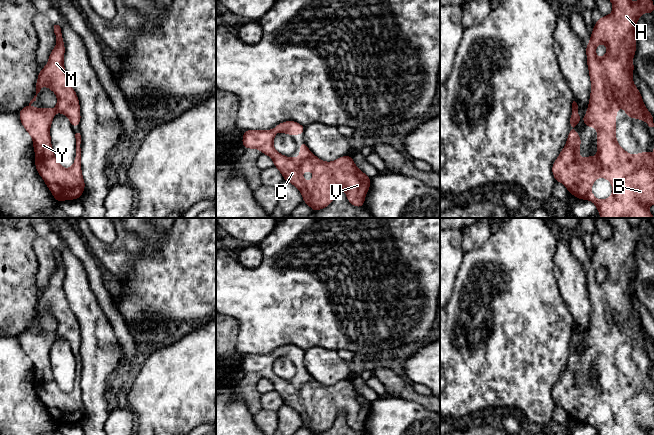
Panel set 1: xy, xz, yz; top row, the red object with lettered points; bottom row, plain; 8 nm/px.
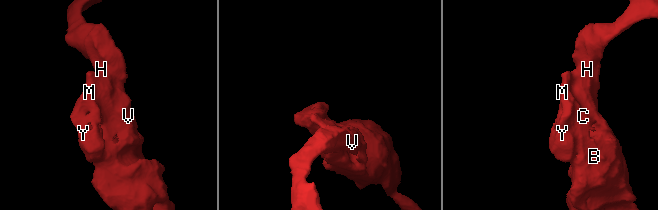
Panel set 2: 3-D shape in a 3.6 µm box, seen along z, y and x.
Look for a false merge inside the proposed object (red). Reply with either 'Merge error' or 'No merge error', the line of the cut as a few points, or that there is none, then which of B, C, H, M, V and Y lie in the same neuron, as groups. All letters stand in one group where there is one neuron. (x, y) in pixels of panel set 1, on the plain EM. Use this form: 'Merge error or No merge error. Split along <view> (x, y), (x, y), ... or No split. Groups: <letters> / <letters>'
No merge error. No split. Groups: B C H M V Y

